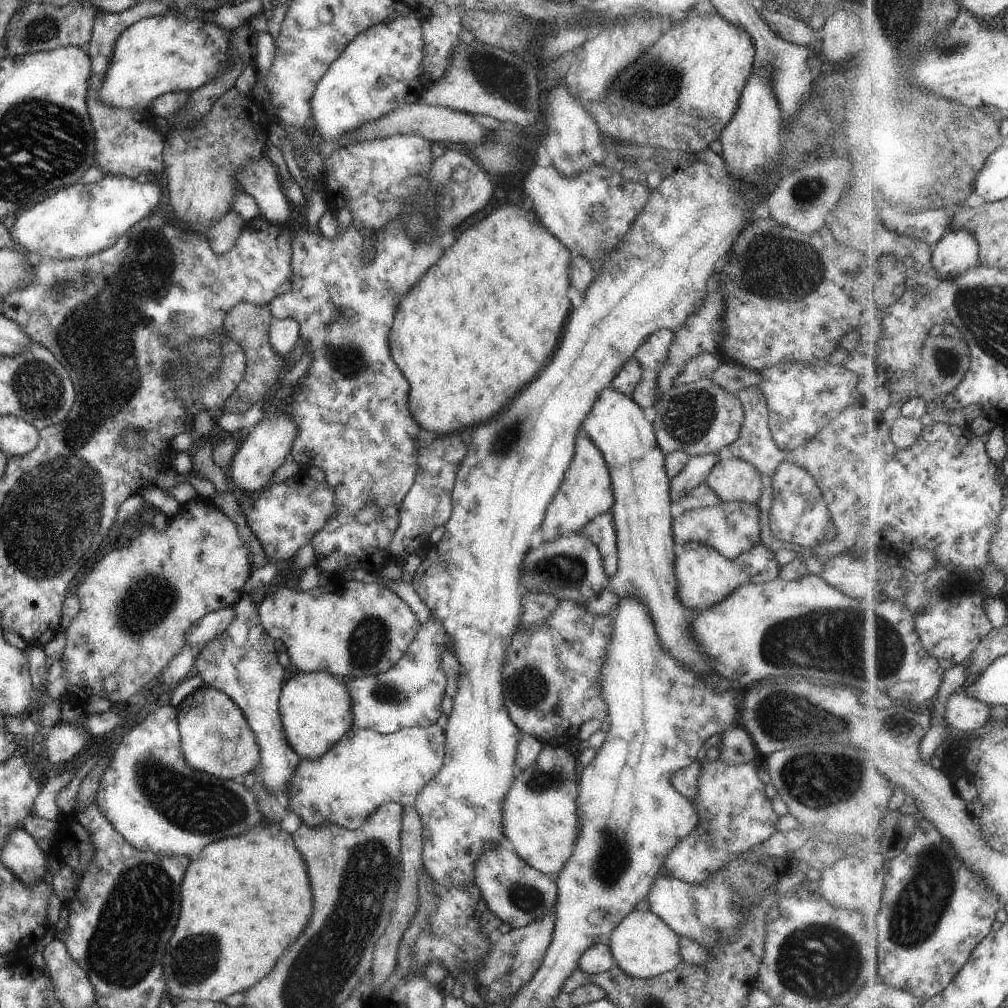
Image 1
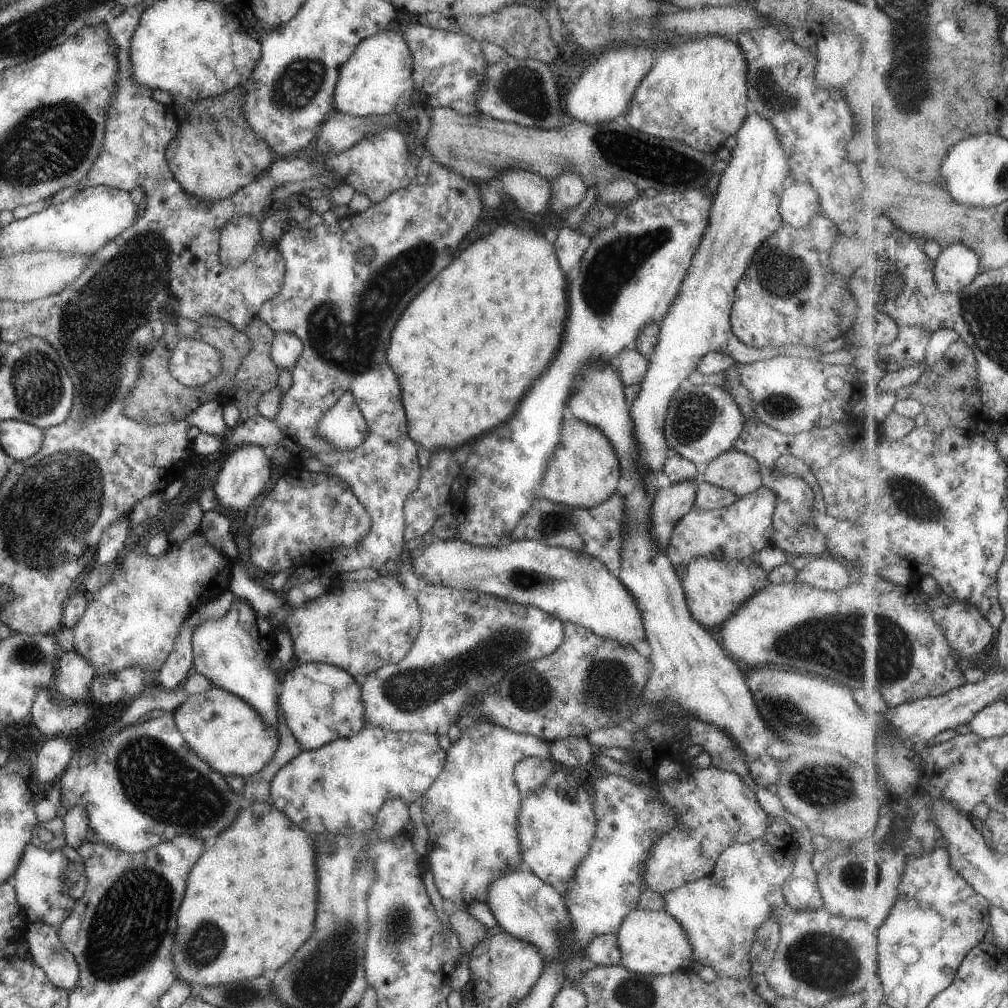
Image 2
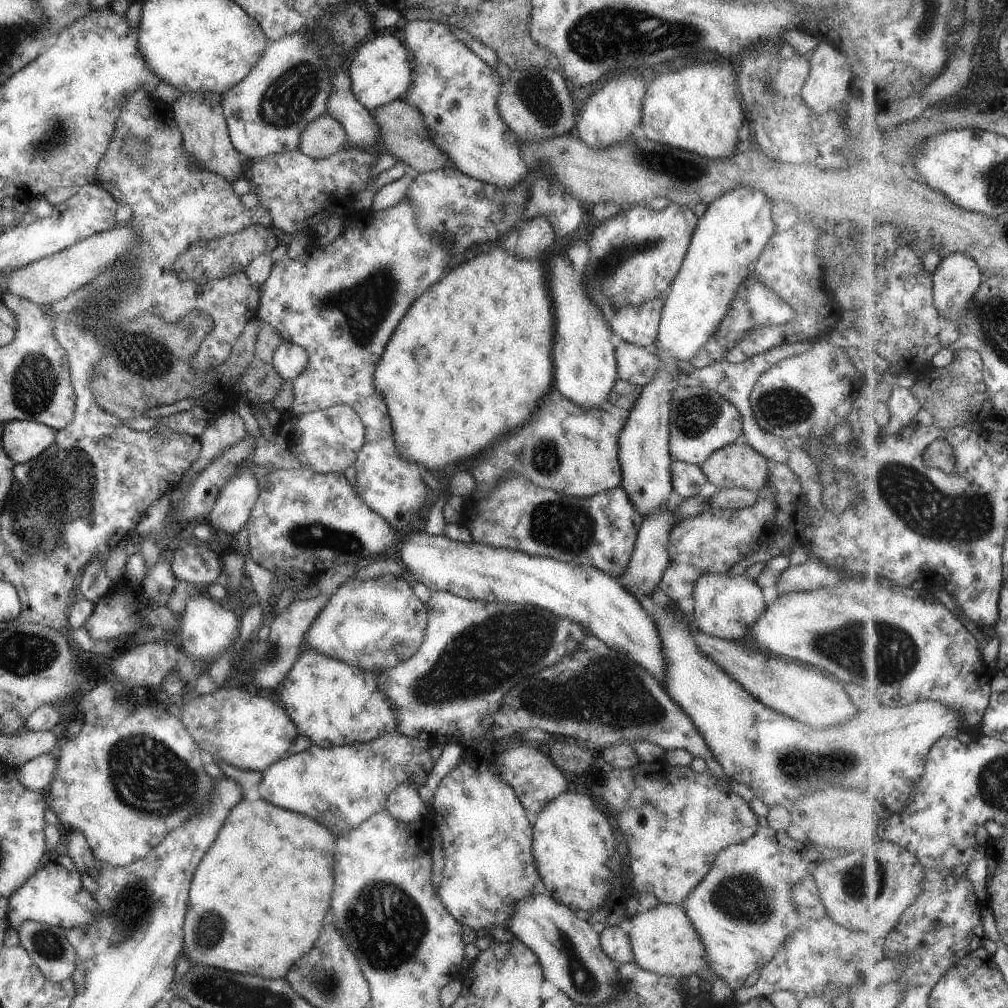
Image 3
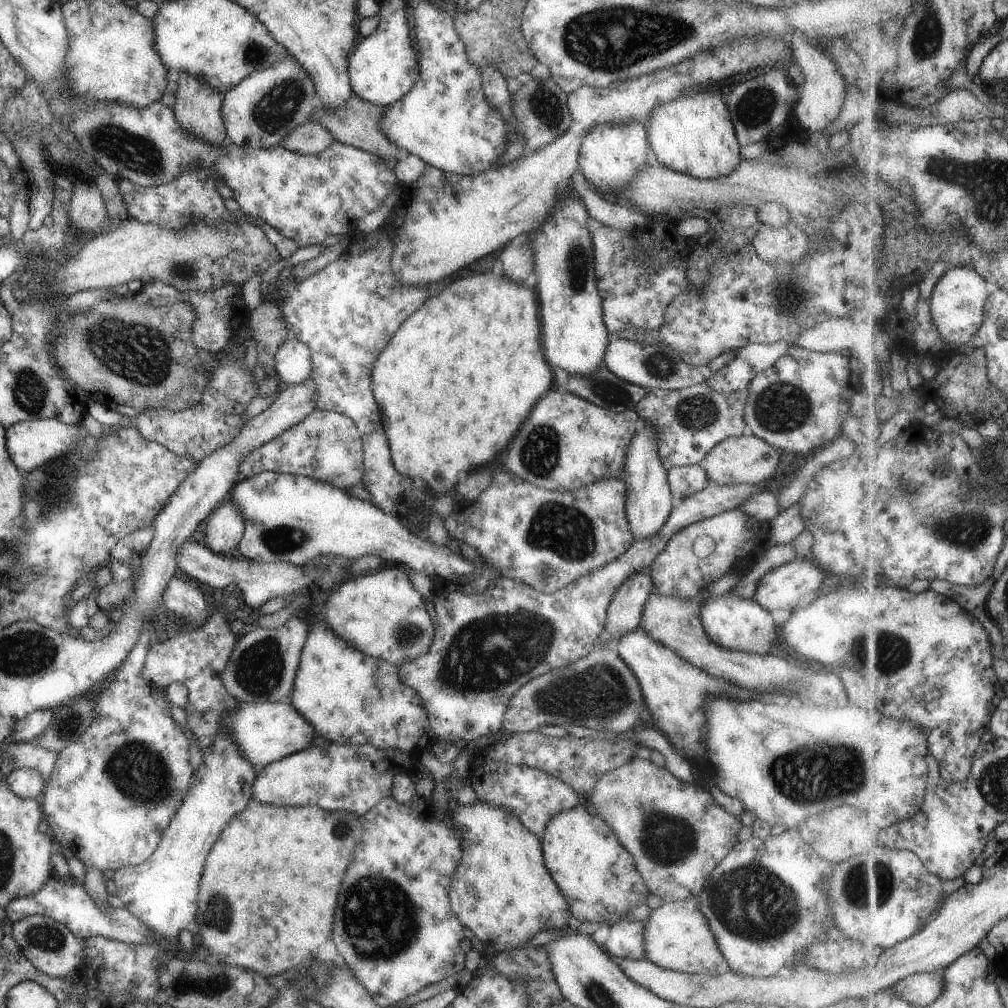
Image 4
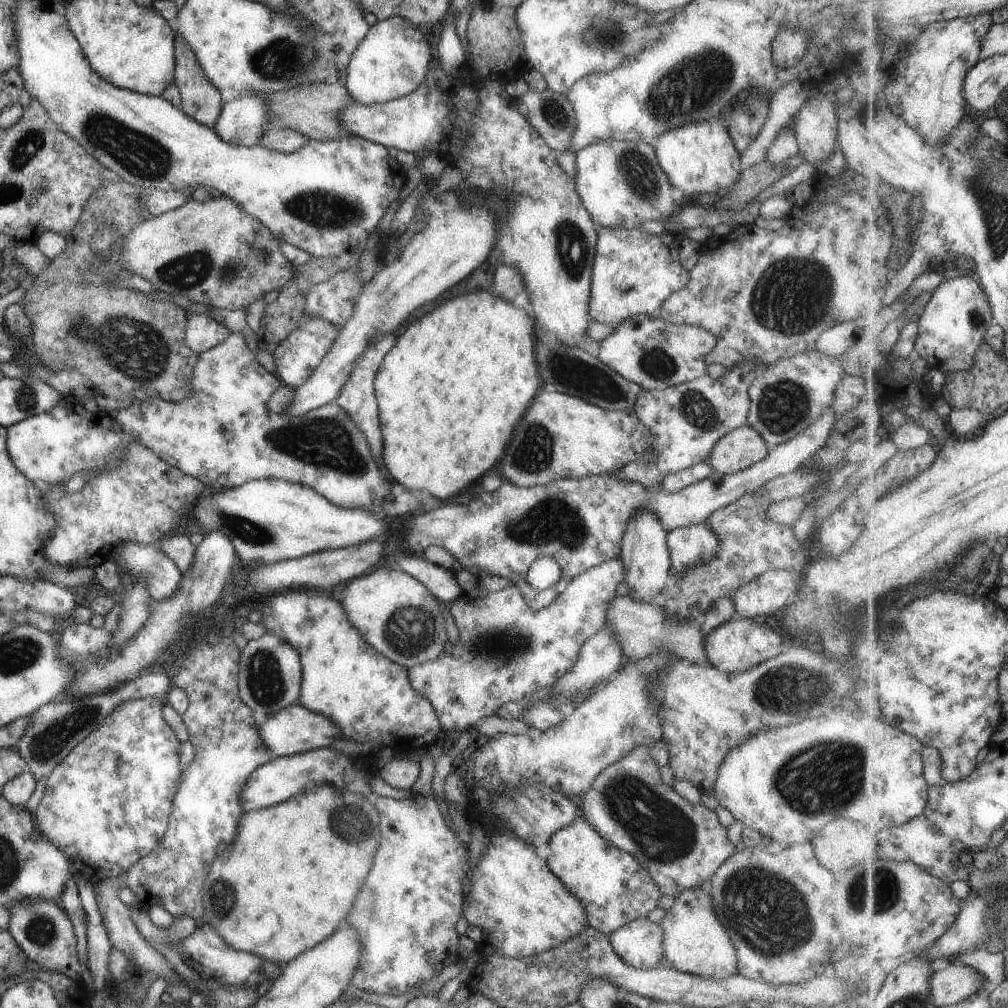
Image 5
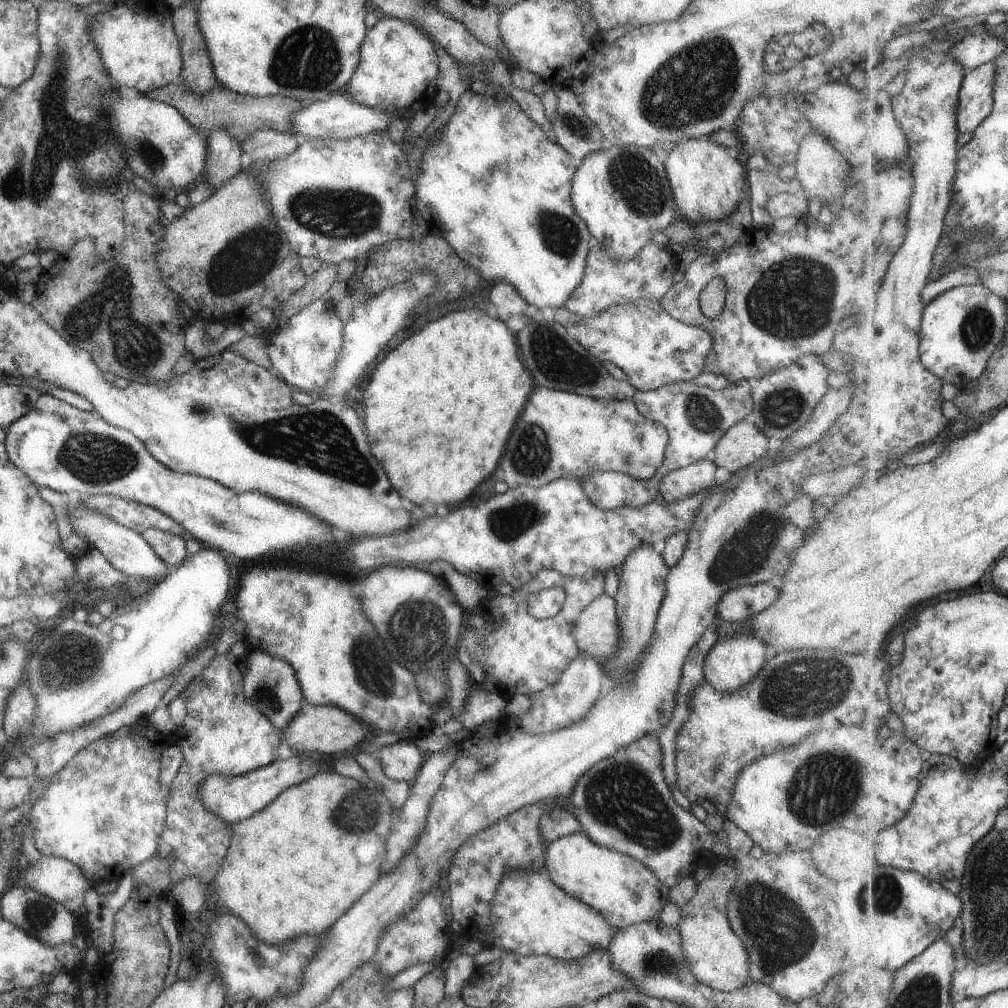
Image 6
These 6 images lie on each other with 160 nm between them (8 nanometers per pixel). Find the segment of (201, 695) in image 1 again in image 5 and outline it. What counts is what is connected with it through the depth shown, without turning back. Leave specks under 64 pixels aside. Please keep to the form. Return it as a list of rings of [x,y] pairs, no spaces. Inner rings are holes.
[[[295,702],[279,712],[271,713],[265,718],[256,718],[257,730],[262,745],[270,750],[273,758],[286,757],[310,751],[316,748],[329,747],[335,739],[341,738],[338,726],[322,714],[315,714]]]

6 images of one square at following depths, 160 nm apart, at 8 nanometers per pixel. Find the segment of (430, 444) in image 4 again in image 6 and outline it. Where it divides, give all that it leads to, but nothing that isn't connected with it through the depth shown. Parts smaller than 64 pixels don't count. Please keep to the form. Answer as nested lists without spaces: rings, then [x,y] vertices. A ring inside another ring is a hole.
[[[481,302],[470,303],[455,311],[440,315],[439,318],[432,319],[424,324],[419,332],[408,335],[393,347],[388,347],[379,357],[379,362],[375,364],[368,378],[364,378],[362,383],[362,403],[363,417],[361,418],[364,431],[366,432],[369,452],[373,458],[379,462],[387,476],[392,489],[403,499],[407,506],[421,506],[423,502],[429,502],[434,508],[439,504],[446,504],[449,508],[454,508],[463,503],[469,494],[489,478],[493,476],[493,470],[503,454],[505,442],[509,438],[509,432],[513,428],[515,418],[519,416],[519,410],[523,408],[523,402],[527,400],[527,394],[531,392],[531,378],[525,372],[523,364],[517,358],[518,346],[516,345],[515,334],[509,332],[504,321],[490,318],[483,310]]]

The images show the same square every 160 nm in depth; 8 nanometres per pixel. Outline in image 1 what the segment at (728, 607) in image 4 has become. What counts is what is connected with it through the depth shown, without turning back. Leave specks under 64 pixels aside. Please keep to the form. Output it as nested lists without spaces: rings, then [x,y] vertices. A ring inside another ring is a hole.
[[[689,541],[674,548],[674,577],[679,602],[687,610],[709,609],[723,600],[738,586],[755,581],[772,581],[778,576],[780,567],[773,559],[773,553],[761,542],[743,551],[735,558],[728,559],[709,545]]]

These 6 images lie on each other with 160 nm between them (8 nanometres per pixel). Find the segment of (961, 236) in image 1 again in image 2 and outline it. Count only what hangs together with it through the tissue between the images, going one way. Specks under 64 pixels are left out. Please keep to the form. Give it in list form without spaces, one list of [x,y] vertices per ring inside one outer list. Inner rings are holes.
[[[953,241],[935,262],[934,276],[942,292],[961,292],[982,272],[979,254],[963,242]]]

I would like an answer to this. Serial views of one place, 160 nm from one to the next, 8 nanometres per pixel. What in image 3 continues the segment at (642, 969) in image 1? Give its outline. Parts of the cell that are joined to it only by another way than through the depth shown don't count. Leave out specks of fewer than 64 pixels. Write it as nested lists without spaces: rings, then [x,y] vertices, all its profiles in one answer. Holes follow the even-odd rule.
[[[659,904],[647,910],[641,909],[624,924],[630,938],[631,961],[639,968],[678,979],[690,974],[700,978],[707,977],[707,982],[710,984],[709,996],[713,1002],[729,1003],[734,1000],[736,992],[731,990],[722,978],[711,972],[704,957],[701,939],[681,905]]]

